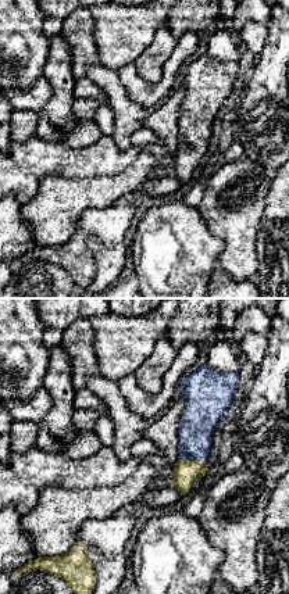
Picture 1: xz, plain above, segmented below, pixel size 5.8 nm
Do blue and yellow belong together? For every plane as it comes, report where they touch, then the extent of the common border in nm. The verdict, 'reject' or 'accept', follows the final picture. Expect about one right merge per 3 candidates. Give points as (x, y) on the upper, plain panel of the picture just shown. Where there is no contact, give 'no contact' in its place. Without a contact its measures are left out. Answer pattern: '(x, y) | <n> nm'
(193, 149) | 170 nm

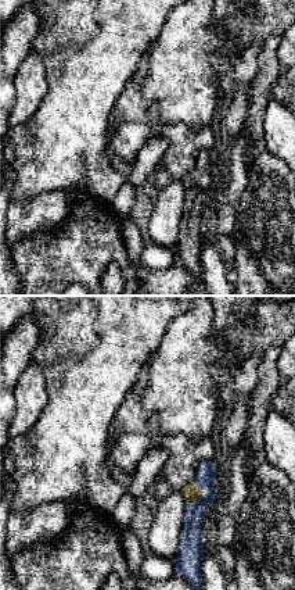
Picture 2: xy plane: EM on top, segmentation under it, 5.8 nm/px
(198, 188) | 150 nm

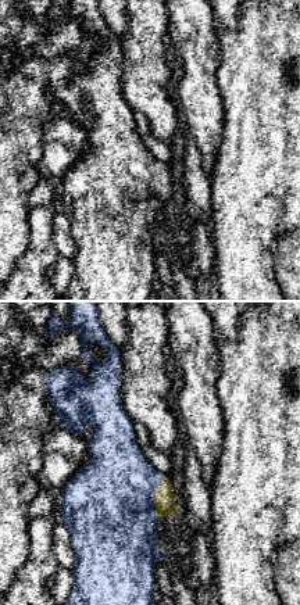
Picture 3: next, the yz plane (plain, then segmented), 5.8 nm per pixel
(152, 188) | 260 nm

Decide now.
accept

